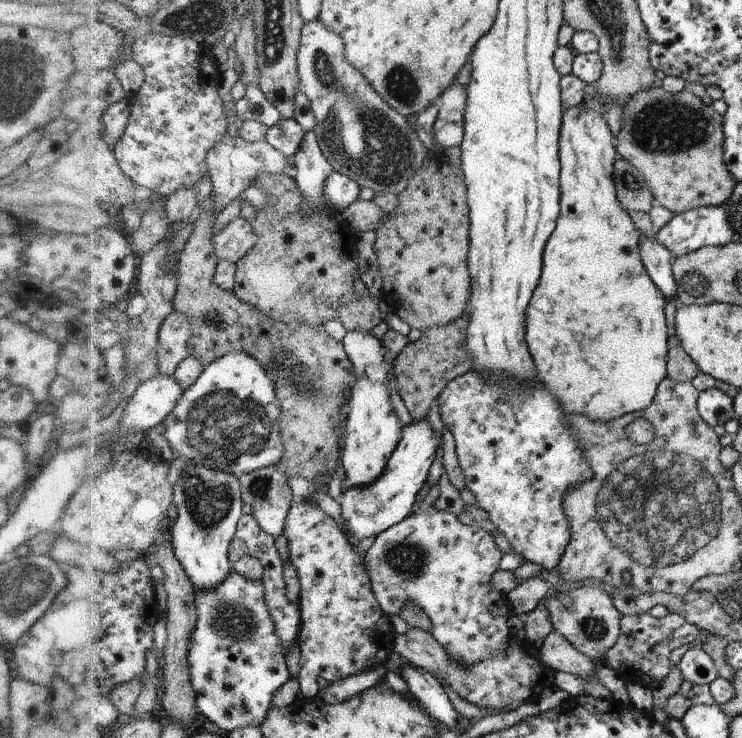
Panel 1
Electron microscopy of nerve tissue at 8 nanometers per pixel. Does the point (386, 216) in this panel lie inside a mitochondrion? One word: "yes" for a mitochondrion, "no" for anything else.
no

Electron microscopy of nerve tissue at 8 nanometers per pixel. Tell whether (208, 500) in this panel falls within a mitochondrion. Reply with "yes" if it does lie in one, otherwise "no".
yes

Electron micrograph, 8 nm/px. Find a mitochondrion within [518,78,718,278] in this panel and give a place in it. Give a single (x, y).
(666, 127)

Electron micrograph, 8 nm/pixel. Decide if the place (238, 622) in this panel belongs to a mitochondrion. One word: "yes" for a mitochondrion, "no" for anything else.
yes

